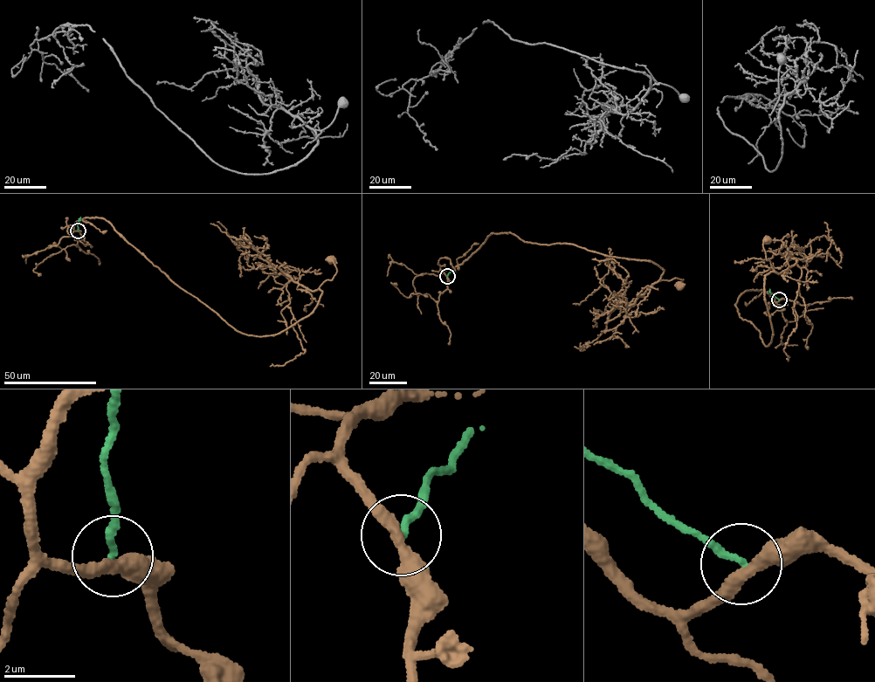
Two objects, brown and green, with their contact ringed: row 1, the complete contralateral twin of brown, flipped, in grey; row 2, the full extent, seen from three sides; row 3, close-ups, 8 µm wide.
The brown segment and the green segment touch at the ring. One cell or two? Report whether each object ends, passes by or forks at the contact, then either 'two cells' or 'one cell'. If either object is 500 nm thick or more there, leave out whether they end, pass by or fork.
brown passes by; green ends; two cells

